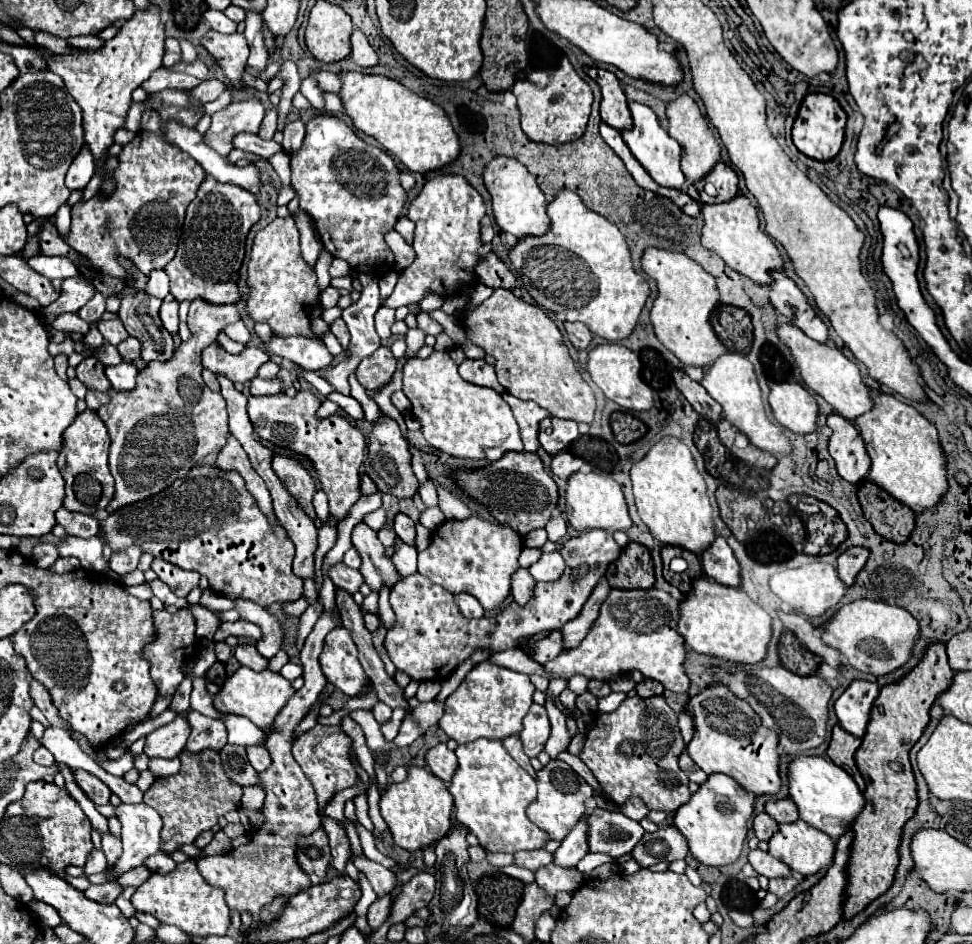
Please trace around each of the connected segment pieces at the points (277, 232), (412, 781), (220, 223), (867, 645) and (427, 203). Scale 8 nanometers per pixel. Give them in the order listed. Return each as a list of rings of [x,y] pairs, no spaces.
[[[292,217],[284,219],[274,219],[268,227],[256,233],[254,243],[252,243],[252,253],[250,253],[250,263],[248,263],[248,297],[246,301],[246,313],[252,323],[268,323],[272,331],[278,337],[306,337],[306,339],[322,339],[324,333],[330,329],[330,325],[322,319],[322,305],[320,305],[320,287],[316,283],[316,271],[306,265],[302,251],[300,251],[300,235],[294,225]]]
[[[408,767],[408,777],[402,783],[392,783],[380,797],[380,813],[388,823],[388,829],[394,837],[394,843],[402,849],[416,851],[432,841],[442,839],[452,827],[452,807],[454,797],[448,793],[448,787],[442,779],[434,777],[428,769]]]
[[[206,175],[196,199],[186,209],[186,221],[176,257],[164,267],[170,277],[170,293],[176,301],[202,297],[210,303],[234,303],[240,299],[236,289],[238,269],[244,259],[244,241],[250,227],[260,219],[256,195],[234,185],[220,183]]]
[[[860,599],[842,605],[834,613],[834,617],[824,623],[824,631],[820,637],[826,645],[838,649],[852,667],[880,677],[898,669],[908,661],[912,653],[912,645],[918,637],[918,623],[902,607],[886,605],[882,601]]]
[[[436,175],[426,181],[406,211],[406,217],[416,223],[412,245],[416,259],[402,271],[402,279],[398,279],[394,293],[386,297],[382,305],[396,309],[418,303],[428,291],[438,295],[454,295],[462,281],[476,283],[474,265],[480,257],[480,221],[484,215],[484,199],[462,175]]]

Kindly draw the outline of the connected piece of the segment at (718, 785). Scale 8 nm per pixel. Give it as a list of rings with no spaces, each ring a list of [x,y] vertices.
[[[714,773],[708,775],[708,779],[700,785],[696,793],[692,793],[688,803],[680,805],[674,811],[672,823],[686,837],[688,851],[696,861],[710,867],[722,867],[738,859],[748,833],[746,823],[752,817],[752,807],[754,795],[744,791],[734,779],[722,773]]]

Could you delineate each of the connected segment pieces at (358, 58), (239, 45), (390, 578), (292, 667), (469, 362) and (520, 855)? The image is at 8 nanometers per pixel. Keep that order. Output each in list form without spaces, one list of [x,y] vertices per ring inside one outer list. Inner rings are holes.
[[[354,29],[350,35],[350,47],[352,53],[350,57],[360,65],[360,67],[374,67],[378,63],[378,55],[376,51],[370,47],[366,35],[360,29]]]
[[[208,31],[200,43],[210,51],[212,57],[216,57],[216,61],[222,67],[222,71],[226,73],[230,85],[234,89],[242,89],[244,83],[242,83],[240,75],[246,67],[248,53],[250,53],[246,37],[242,37],[242,33],[224,35],[218,31]]]
[[[358,523],[352,531],[352,545],[358,551],[362,565],[360,573],[372,591],[380,591],[382,585],[394,585],[400,581],[390,557],[384,557],[384,547],[376,537],[376,531],[366,523]]]
[[[289,661],[286,665],[284,665],[284,667],[282,667],[280,674],[292,682],[303,674],[303,668],[302,666],[296,665],[295,663]]]
[[[464,359],[460,363],[460,375],[466,377],[466,381],[470,383],[476,383],[476,385],[486,385],[486,387],[492,387],[496,389],[498,393],[502,393],[502,385],[498,385],[498,379],[496,379],[496,373],[494,373],[494,367],[488,365],[486,361],[474,361],[474,359]]]
[[[534,849],[534,851],[518,851],[514,853],[514,865],[530,869],[530,871],[538,871],[540,867],[550,865],[552,861],[552,853],[544,851],[544,849]]]

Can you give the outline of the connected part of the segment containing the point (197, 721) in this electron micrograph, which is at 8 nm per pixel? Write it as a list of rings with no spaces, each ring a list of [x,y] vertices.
[[[190,711],[186,719],[190,725],[190,737],[186,743],[188,751],[192,753],[200,753],[202,749],[220,751],[226,745],[226,727],[222,721],[206,717],[198,711]]]

